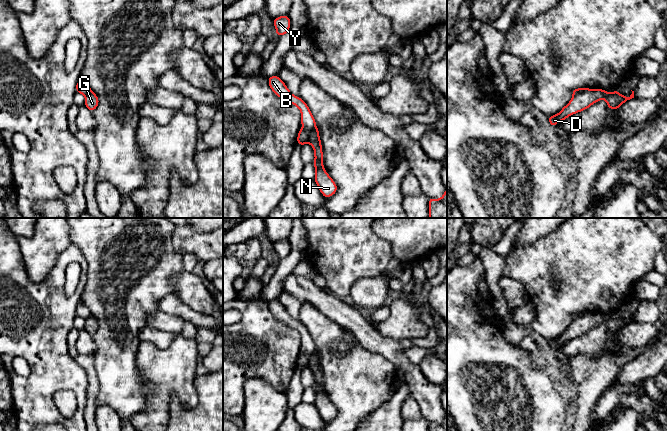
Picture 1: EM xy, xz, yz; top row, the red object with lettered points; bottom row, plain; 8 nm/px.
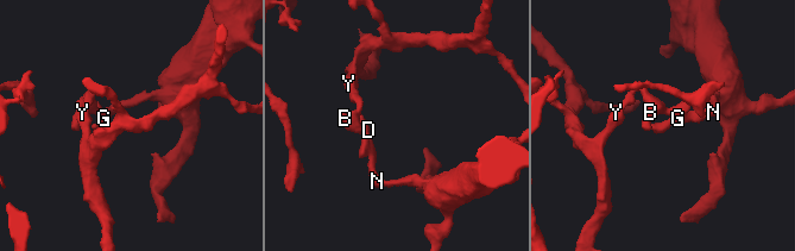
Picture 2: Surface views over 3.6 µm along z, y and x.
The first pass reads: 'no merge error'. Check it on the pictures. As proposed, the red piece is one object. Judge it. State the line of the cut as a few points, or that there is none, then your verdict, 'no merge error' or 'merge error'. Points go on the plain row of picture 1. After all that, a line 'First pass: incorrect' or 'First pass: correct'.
xz (315, 349), (308, 366) | merge error
First pass: incorrect

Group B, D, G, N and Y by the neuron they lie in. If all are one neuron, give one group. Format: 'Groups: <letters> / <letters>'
Groups: B Y / D G N

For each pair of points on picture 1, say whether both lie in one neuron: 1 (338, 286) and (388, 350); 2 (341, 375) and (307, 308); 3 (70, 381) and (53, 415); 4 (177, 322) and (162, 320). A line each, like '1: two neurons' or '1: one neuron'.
1: two neurons
2: one neuron
3: one neuron
4: one neuron

